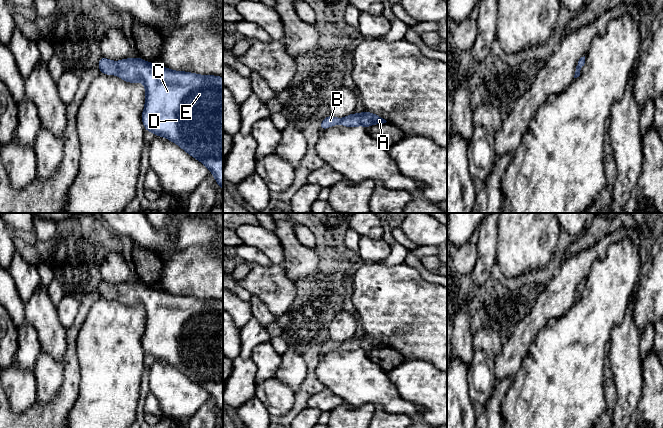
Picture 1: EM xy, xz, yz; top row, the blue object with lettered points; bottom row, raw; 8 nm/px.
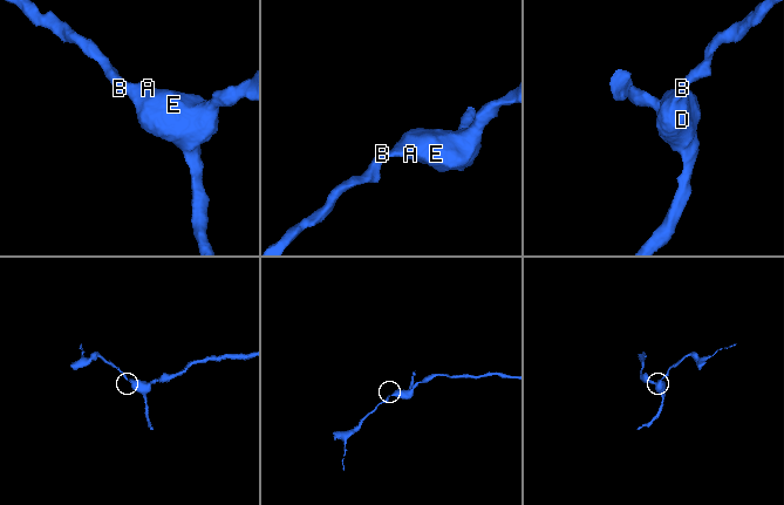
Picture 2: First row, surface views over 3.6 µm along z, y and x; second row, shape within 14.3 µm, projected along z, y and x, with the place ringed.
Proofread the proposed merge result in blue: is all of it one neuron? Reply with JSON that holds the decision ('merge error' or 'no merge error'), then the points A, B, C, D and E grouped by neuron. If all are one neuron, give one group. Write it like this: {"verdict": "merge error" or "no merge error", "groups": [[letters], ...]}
{"verdict": "no merge error", "groups": [["A", "B", "C", "D", "E"]]}

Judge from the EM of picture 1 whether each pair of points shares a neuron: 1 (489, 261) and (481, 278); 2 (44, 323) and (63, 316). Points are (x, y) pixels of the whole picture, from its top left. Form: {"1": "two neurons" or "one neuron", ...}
{"1": "one neuron", "2": "two neurons"}

